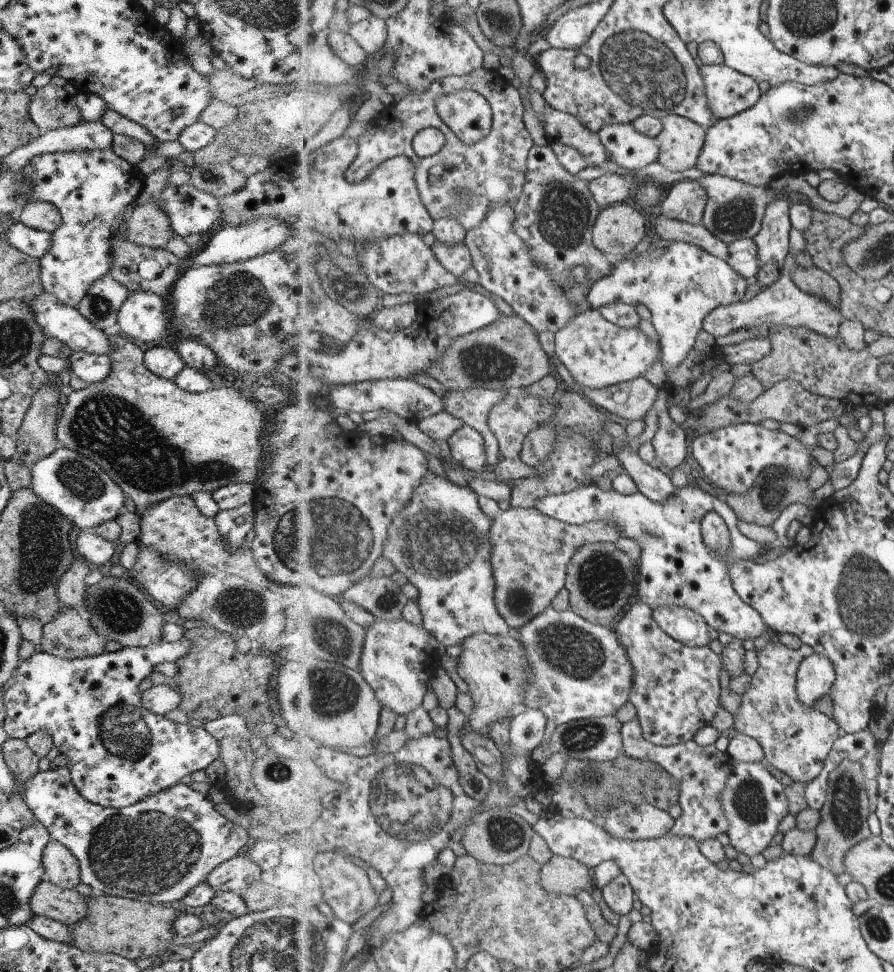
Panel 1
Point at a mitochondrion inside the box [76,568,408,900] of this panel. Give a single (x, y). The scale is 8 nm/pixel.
(121, 851)

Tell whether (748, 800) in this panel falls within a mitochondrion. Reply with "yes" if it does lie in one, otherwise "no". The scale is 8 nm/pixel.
yes

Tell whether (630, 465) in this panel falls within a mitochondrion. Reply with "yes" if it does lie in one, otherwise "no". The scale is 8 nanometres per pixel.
no

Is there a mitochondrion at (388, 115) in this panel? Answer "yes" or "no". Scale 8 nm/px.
no

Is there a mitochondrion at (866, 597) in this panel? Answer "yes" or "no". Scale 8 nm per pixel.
yes

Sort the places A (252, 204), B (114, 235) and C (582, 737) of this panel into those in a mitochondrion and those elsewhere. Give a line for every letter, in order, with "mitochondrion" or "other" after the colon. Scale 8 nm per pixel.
A: other
B: other
C: mitochondrion

